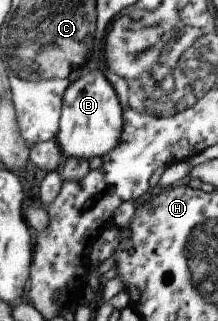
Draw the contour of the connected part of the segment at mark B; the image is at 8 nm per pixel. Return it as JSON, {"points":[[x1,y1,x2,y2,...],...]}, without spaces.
{"points":[[99,68,74,82,71,82,71,85,64,93,62,112,55,139,64,159,77,158,89,161,89,159,93,157,103,157,120,143,122,129,123,116,121,102,119,101,111,82]]}

